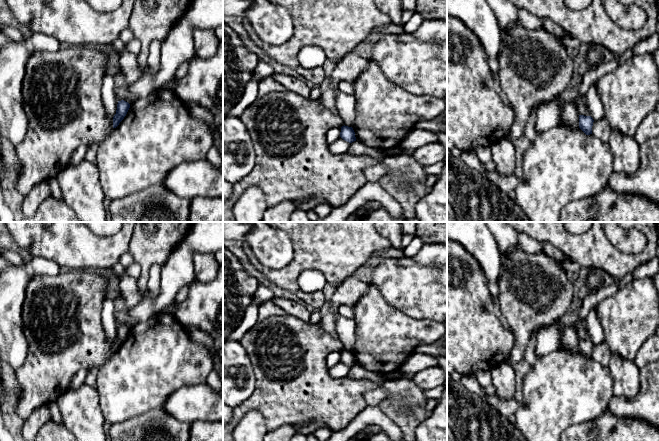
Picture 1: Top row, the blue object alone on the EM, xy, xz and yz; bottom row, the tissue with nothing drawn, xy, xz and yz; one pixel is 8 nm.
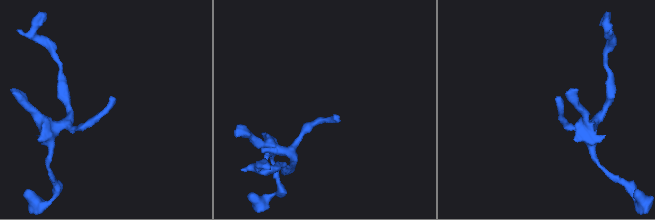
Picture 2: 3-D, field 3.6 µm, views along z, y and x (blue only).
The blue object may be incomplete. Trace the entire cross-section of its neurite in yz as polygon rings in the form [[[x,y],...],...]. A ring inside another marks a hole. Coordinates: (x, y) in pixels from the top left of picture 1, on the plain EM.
[[[579,339],[579,352],[586,358],[592,358],[593,342],[591,340]]]

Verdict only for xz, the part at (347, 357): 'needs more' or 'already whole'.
already whole

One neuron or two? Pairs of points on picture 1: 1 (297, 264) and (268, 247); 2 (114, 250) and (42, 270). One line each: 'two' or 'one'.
1: two
2: two

